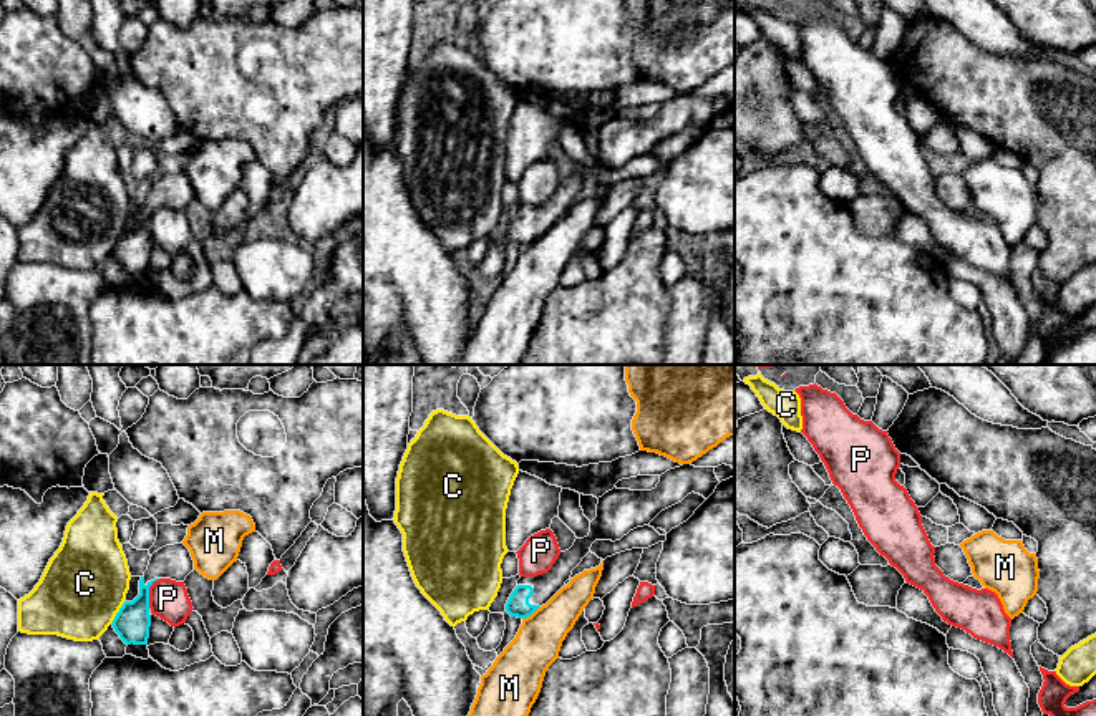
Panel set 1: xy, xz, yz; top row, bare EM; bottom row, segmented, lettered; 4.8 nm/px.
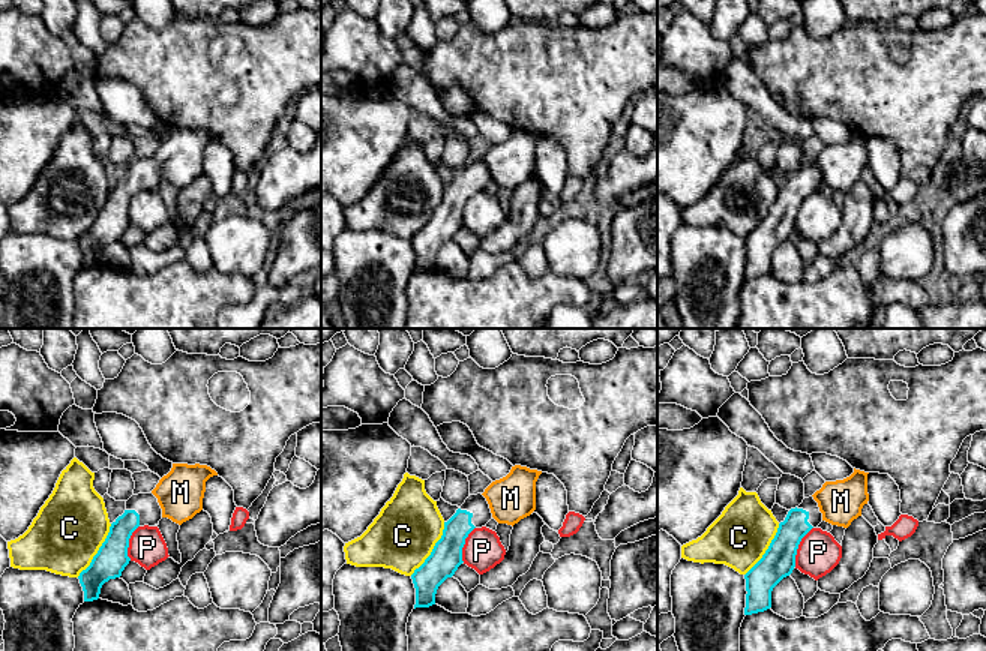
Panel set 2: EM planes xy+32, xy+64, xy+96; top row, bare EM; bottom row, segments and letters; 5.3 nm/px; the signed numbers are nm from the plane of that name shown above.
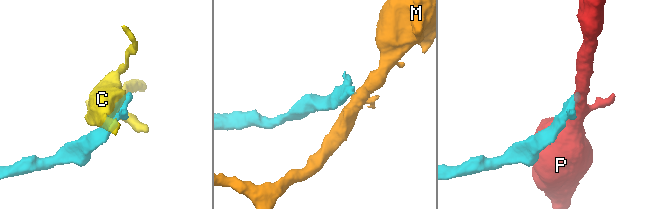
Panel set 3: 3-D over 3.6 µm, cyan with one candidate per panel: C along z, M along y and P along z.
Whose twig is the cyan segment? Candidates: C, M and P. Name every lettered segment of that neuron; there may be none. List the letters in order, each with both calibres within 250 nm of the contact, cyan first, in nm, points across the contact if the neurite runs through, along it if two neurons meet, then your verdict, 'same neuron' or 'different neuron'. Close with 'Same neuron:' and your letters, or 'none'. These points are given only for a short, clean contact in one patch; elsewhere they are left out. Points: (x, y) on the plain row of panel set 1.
C: 170 nm thick on the cyan side, 420 nm on the other; different neuron
M: 110 nm thick on the cyan side, 240 nm on the other; border along xz (541, 236), (523, 247); different neuron
P: 170 nm thick on the cyan side, 190 nm on the other; border along xy (160, 208), (150, 216), (148, 236); different neuron
Same neuron: none

